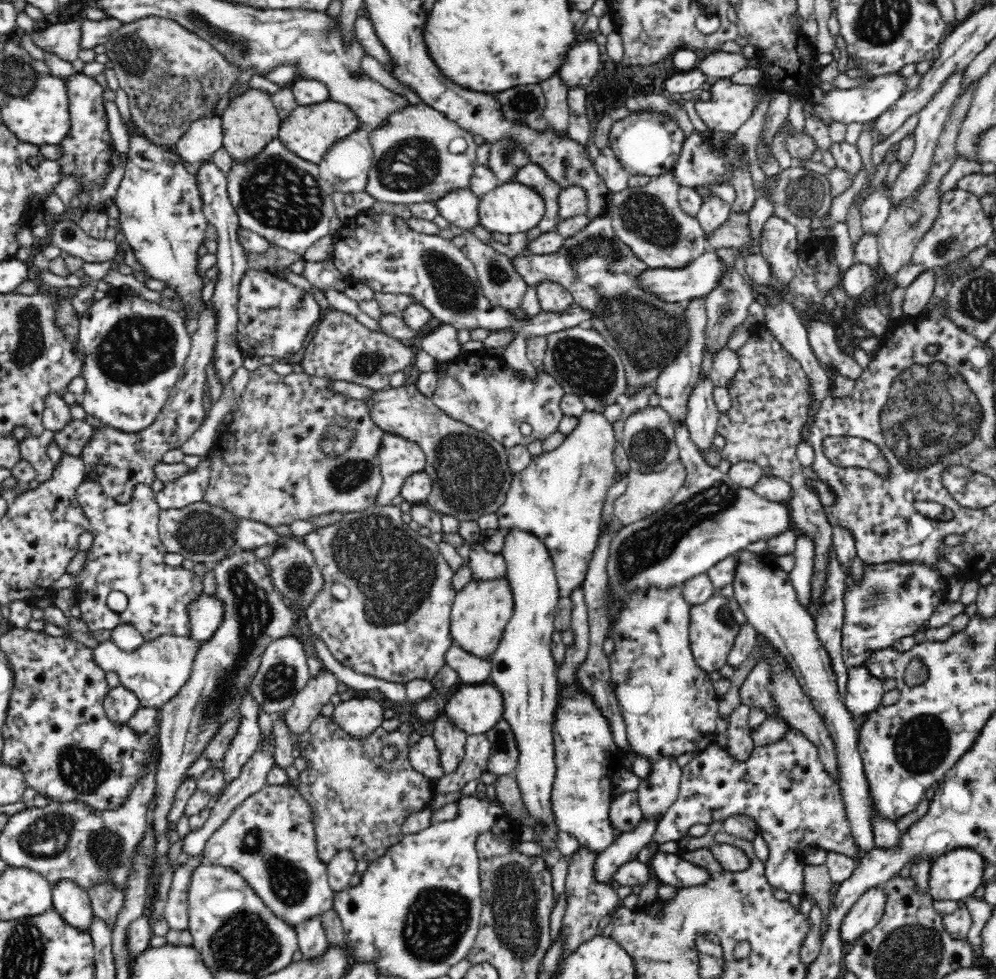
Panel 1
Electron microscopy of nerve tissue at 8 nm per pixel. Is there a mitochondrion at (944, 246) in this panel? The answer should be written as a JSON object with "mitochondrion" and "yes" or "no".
{"mitochondrion":"yes"}

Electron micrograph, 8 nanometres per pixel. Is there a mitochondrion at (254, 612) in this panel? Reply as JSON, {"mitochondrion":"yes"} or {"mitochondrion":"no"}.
{"mitochondrion":"yes"}

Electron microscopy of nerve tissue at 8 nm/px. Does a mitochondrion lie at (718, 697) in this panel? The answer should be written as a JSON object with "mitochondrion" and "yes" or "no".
{"mitochondrion":"no"}

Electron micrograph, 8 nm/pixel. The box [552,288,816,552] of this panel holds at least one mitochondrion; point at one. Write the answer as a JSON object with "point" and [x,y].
{"point":[649,446]}

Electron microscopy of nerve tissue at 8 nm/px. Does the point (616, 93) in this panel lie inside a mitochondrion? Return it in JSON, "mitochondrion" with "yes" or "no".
{"mitochondrion":"no"}

